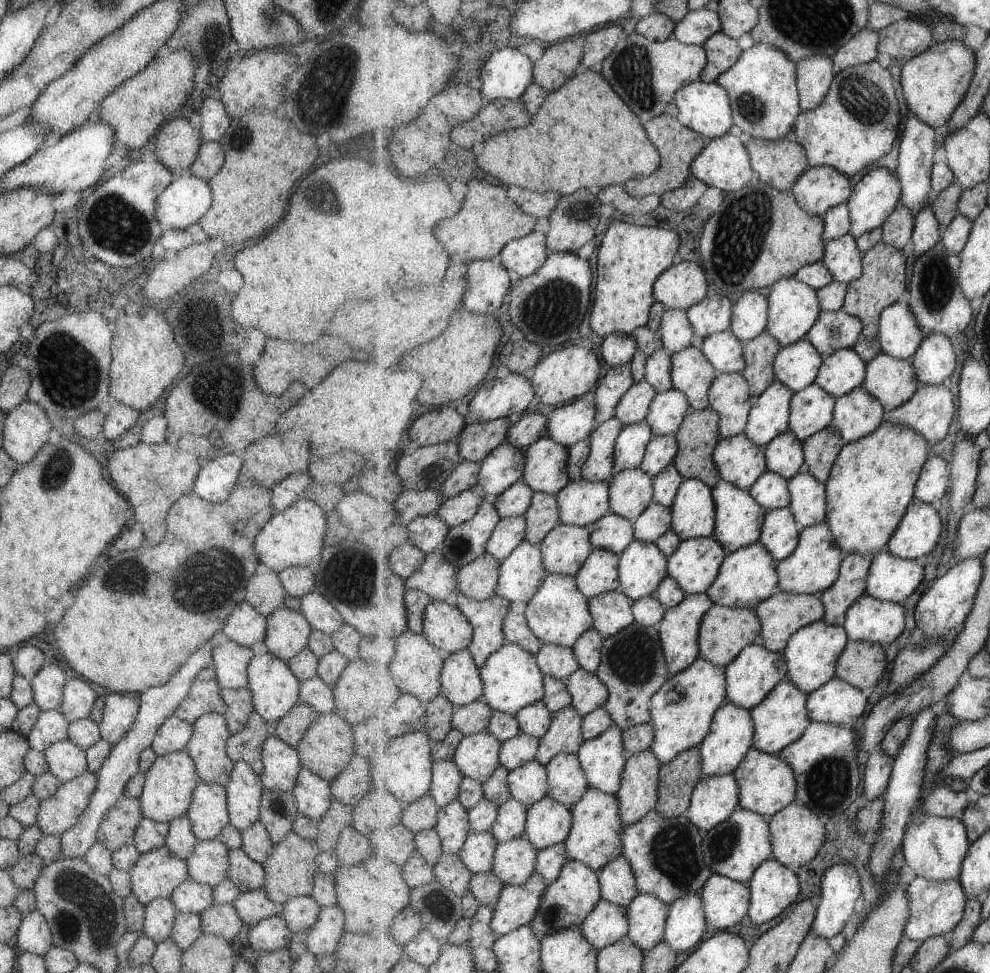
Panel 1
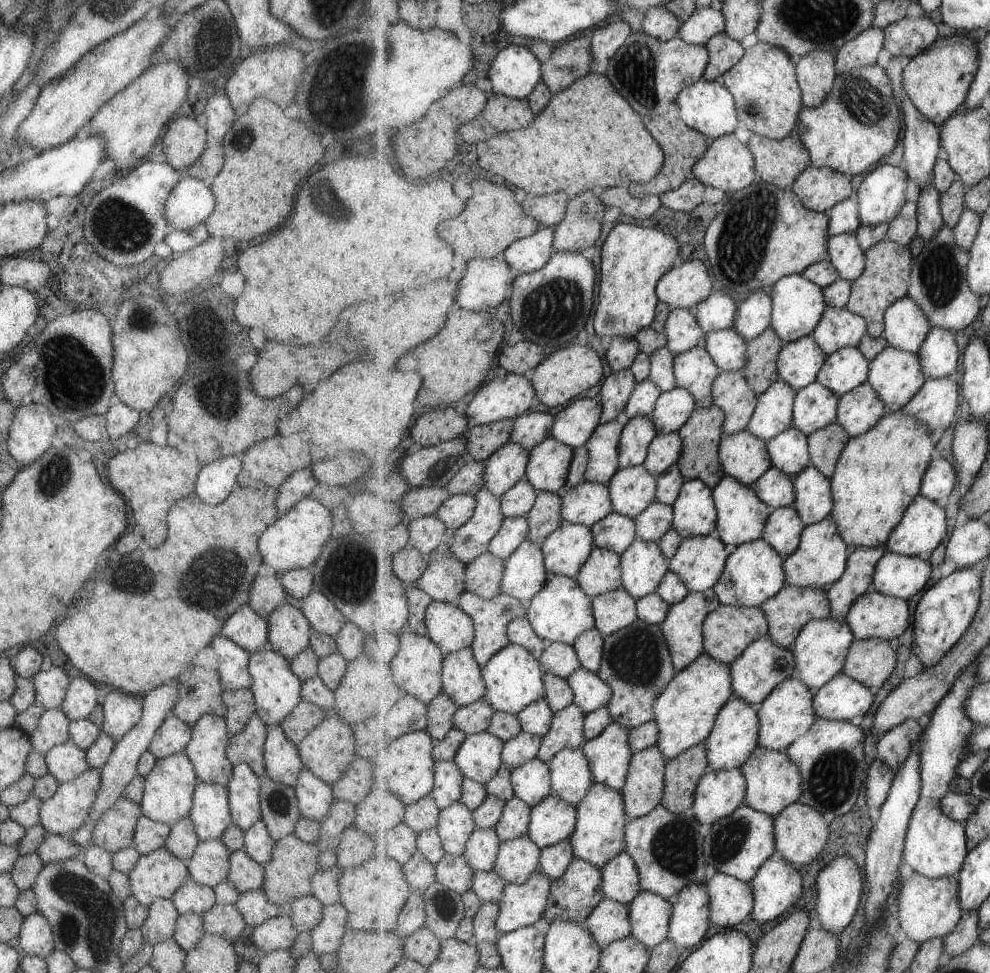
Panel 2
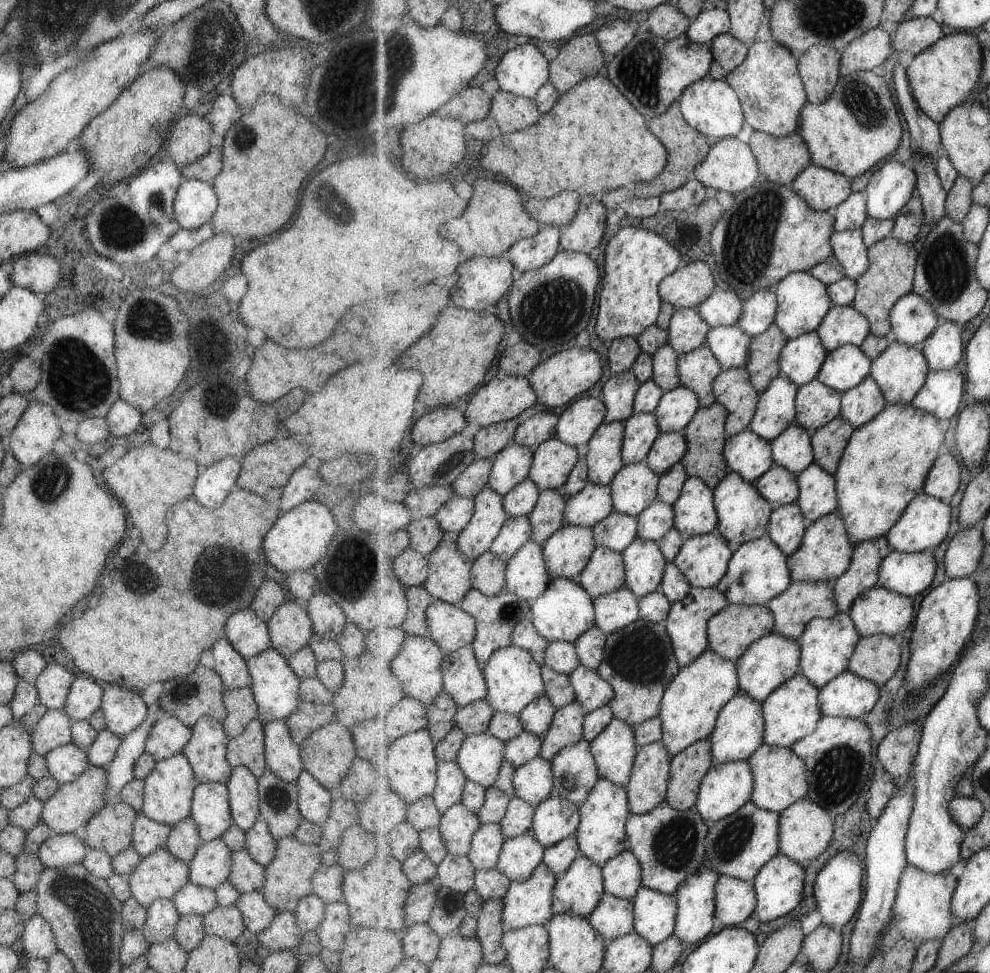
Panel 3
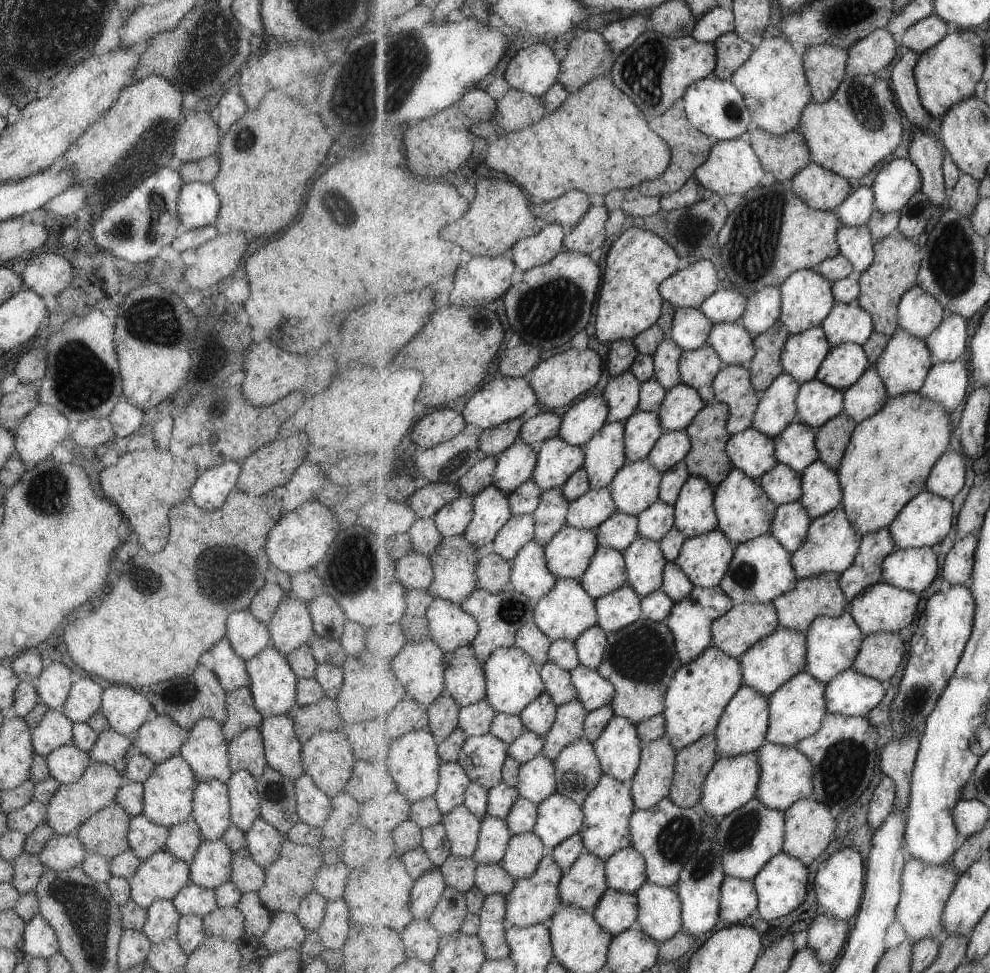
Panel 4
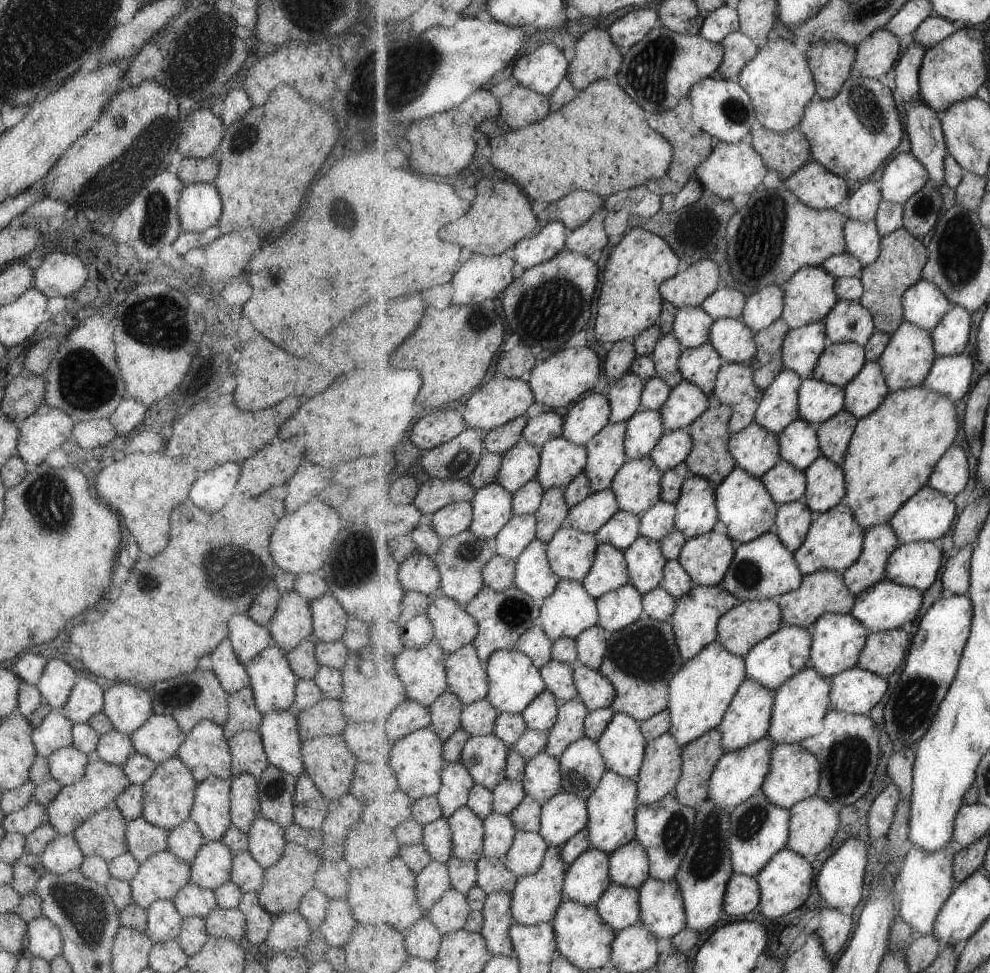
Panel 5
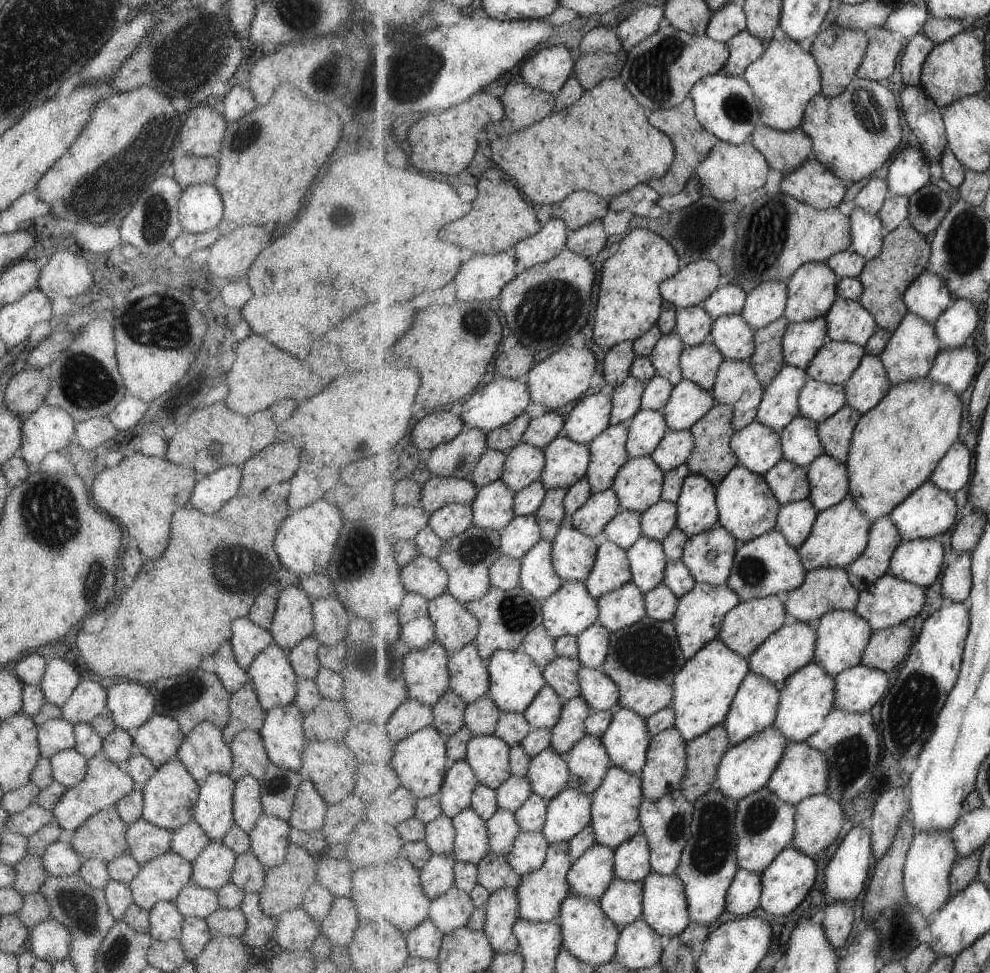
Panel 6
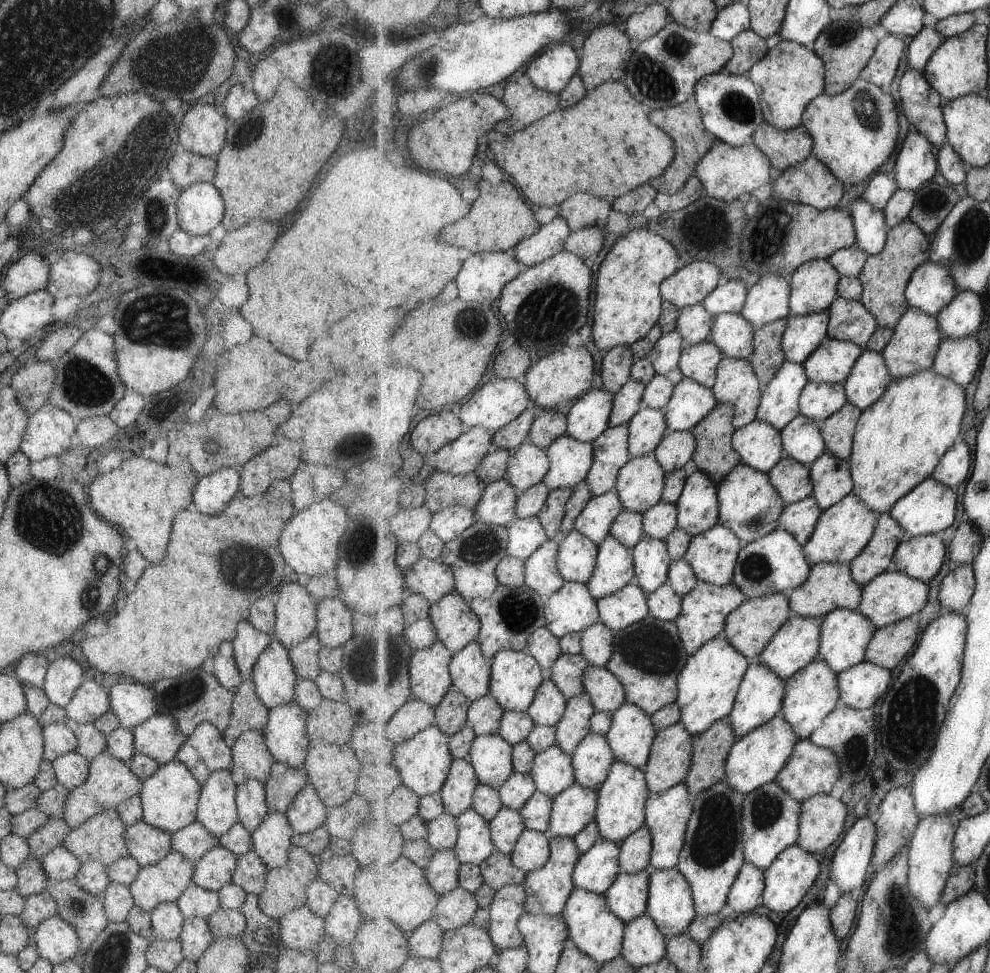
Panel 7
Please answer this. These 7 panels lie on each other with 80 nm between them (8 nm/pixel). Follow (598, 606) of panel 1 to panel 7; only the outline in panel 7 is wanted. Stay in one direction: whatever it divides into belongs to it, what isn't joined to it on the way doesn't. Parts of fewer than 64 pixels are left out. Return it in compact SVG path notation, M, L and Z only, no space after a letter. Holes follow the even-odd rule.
M636 581L598 600L600 621L615 632L641 622L650 614L648 594Z

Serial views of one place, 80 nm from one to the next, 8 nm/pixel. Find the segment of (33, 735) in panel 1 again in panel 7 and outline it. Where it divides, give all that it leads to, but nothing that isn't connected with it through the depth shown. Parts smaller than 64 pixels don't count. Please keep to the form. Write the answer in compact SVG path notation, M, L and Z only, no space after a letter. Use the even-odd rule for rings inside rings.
M53 723L42 727L42 758L51 762L54 758L73 751L76 747L76 738L74 737L71 725Z

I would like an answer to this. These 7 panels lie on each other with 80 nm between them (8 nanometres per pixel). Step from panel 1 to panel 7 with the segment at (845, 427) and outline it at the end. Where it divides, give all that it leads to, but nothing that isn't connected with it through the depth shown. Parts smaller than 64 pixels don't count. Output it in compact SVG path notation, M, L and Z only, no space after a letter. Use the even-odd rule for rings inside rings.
M867 348L843 382L848 402L864 411L884 396L894 379L884 355Z

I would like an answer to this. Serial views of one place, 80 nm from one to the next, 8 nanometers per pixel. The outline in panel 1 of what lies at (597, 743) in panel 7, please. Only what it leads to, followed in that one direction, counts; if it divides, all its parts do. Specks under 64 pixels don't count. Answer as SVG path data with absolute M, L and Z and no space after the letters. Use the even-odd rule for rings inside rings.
M577 753L557 755L546 767L550 784L549 797L572 807L588 792L590 782Z

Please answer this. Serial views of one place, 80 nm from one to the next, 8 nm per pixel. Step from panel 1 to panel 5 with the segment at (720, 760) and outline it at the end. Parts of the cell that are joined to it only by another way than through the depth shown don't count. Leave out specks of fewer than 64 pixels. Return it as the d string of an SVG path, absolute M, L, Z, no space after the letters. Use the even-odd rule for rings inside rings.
M745 679L744 684L737 691L732 705L729 706L723 722L717 728L722 732L722 741L727 751L744 749L746 746L752 745L754 742L768 736L772 725L775 693L775 690L765 688L756 680Z

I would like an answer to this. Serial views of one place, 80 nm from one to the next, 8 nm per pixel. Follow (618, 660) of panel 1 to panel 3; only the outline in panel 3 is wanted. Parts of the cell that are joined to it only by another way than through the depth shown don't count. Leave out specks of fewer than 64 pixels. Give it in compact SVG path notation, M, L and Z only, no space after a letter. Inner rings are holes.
M641 618L627 628L611 633L607 637L604 661L597 671L616 690L615 698L610 702L614 718L627 721L635 728L645 721L659 717L665 691L681 668L666 623L652 623Z

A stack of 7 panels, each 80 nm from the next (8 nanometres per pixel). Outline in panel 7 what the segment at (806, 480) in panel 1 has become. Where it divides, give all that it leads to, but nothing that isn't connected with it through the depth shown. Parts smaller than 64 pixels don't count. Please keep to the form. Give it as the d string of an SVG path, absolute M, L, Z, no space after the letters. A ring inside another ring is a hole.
M828 450L810 465L810 469L814 480L812 495L823 511L854 492L856 483L852 477L850 462Z

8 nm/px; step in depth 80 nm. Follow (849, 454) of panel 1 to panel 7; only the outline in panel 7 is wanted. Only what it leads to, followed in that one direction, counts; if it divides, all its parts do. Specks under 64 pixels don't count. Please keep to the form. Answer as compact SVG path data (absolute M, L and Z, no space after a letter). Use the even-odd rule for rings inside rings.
M933 368L902 379L894 379L883 397L863 411L856 428L850 467L857 493L872 511L883 514L896 502L932 477L941 458L960 440L965 418L965 388Z

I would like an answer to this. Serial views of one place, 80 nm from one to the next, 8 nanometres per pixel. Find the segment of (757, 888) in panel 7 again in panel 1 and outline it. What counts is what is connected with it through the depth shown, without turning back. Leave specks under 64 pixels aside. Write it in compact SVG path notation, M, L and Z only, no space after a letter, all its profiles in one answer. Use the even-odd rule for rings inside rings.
M712 873L701 892L709 932L732 930L748 916L752 894L748 883Z

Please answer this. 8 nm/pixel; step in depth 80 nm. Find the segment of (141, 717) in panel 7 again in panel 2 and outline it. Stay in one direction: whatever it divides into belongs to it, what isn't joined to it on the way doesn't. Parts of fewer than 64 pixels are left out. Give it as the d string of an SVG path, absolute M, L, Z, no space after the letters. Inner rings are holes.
M117 689L106 693L100 705L102 708L100 730L115 741L137 724L142 713L142 701L138 696Z

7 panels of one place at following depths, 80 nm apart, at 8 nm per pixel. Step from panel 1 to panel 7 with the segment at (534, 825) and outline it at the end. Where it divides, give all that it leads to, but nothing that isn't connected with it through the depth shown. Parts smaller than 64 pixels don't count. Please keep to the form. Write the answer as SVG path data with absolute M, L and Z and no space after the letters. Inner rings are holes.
M575 783L553 799L549 836L576 837L590 822L596 820L598 791Z

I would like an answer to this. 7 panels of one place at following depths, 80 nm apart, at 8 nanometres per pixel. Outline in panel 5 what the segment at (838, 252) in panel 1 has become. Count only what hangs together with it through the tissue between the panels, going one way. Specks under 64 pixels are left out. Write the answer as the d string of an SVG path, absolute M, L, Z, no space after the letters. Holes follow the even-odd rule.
M848 217L845 232L847 252L860 258L865 267L881 256L883 236L876 220L865 222Z

